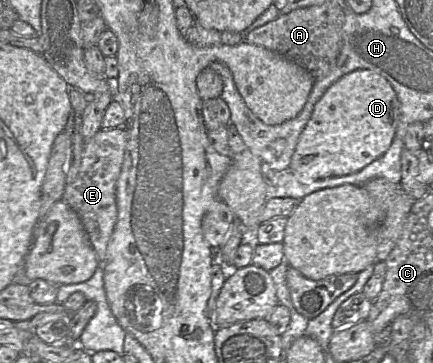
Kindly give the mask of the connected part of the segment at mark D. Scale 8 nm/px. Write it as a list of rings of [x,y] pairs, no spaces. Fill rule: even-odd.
[[[368,69],[354,70],[332,84],[314,105],[289,170],[301,182],[356,173],[382,156],[393,140],[400,103],[387,79]]]

